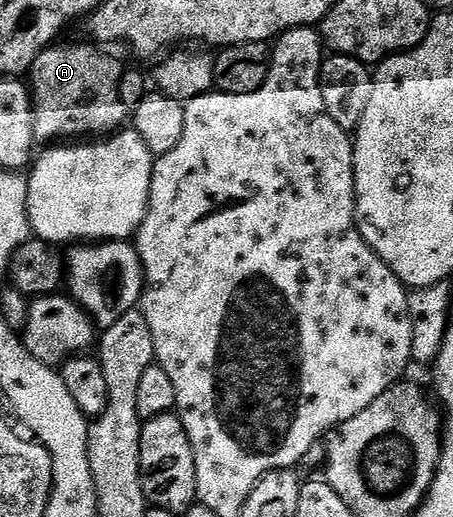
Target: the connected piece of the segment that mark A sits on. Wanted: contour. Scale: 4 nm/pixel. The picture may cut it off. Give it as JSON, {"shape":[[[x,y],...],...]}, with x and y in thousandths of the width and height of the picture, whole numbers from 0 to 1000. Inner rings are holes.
{"shape":[[[135,83],[99,93],[77,112],[73,137],[60,147],[73,188],[75,273],[161,275],[172,267],[232,267],[256,257],[280,232],[280,211],[263,190],[272,126],[212,83]]]}

